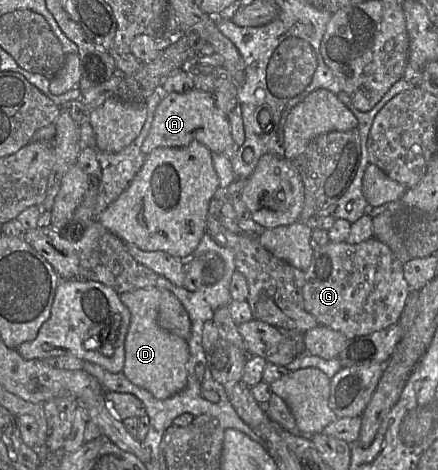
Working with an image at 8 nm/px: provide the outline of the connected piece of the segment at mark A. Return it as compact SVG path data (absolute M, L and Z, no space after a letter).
M195 88L185 93L163 94L149 134L143 142L142 152L148 155L160 147L186 147L194 140L206 146L212 153L225 154L230 160L233 157L235 142L229 121L215 105L210 94Z

